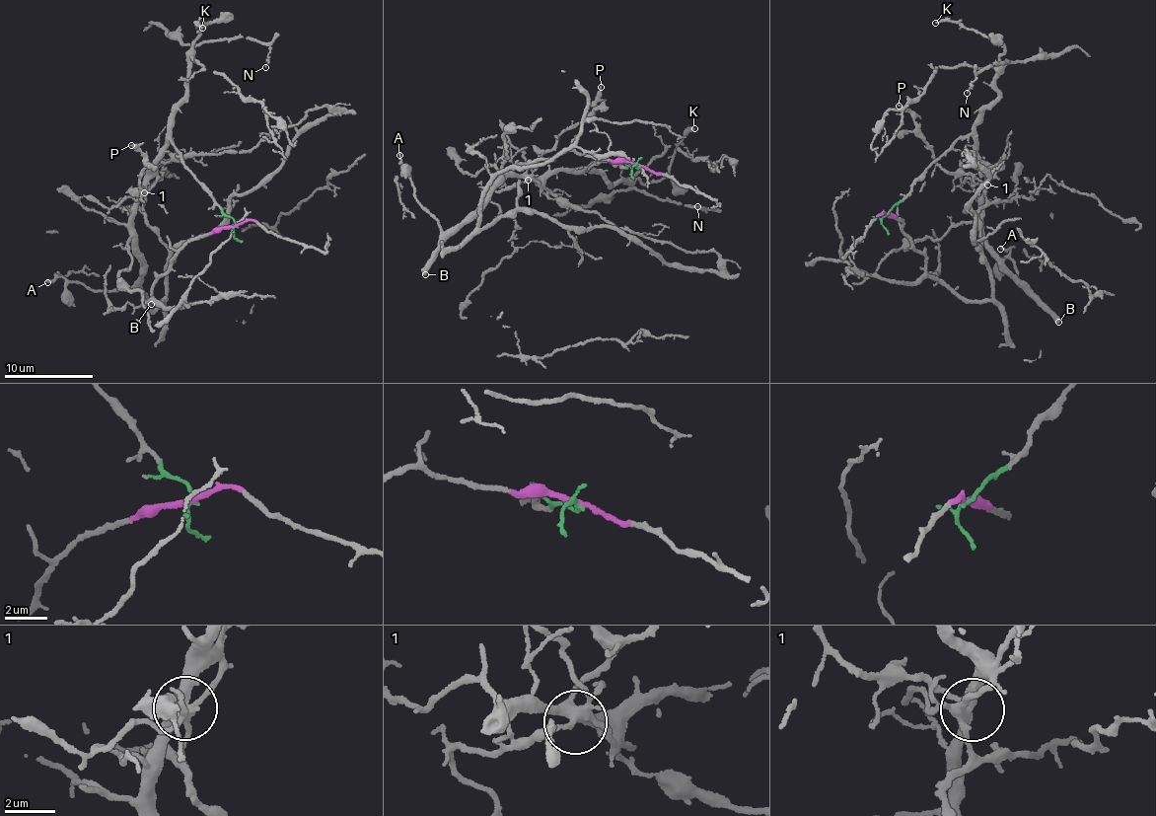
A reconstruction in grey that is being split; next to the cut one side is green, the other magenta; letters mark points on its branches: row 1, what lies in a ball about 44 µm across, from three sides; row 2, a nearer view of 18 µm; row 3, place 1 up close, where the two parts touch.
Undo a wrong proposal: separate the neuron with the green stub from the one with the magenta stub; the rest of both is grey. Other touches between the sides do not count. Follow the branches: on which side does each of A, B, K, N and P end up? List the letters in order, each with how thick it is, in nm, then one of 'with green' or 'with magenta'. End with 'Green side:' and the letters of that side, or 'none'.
A: calibre 220 nm; with green
B: calibre 440 nm; with green
K: calibre 240 nm; with green
N: calibre 120 nm; with green
P: calibre 280 nm; with green
Green side: A, B, K, N, P

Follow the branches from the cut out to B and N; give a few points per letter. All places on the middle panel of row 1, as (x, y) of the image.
B: (638, 166), (623, 167), (599, 160), (533, 181), (512, 176), (489, 185), (473, 217), (443, 244), (425, 275)
N: (638, 166), (599, 160), (590, 168), (611, 185), (627, 179), (642, 191), (697, 206)

